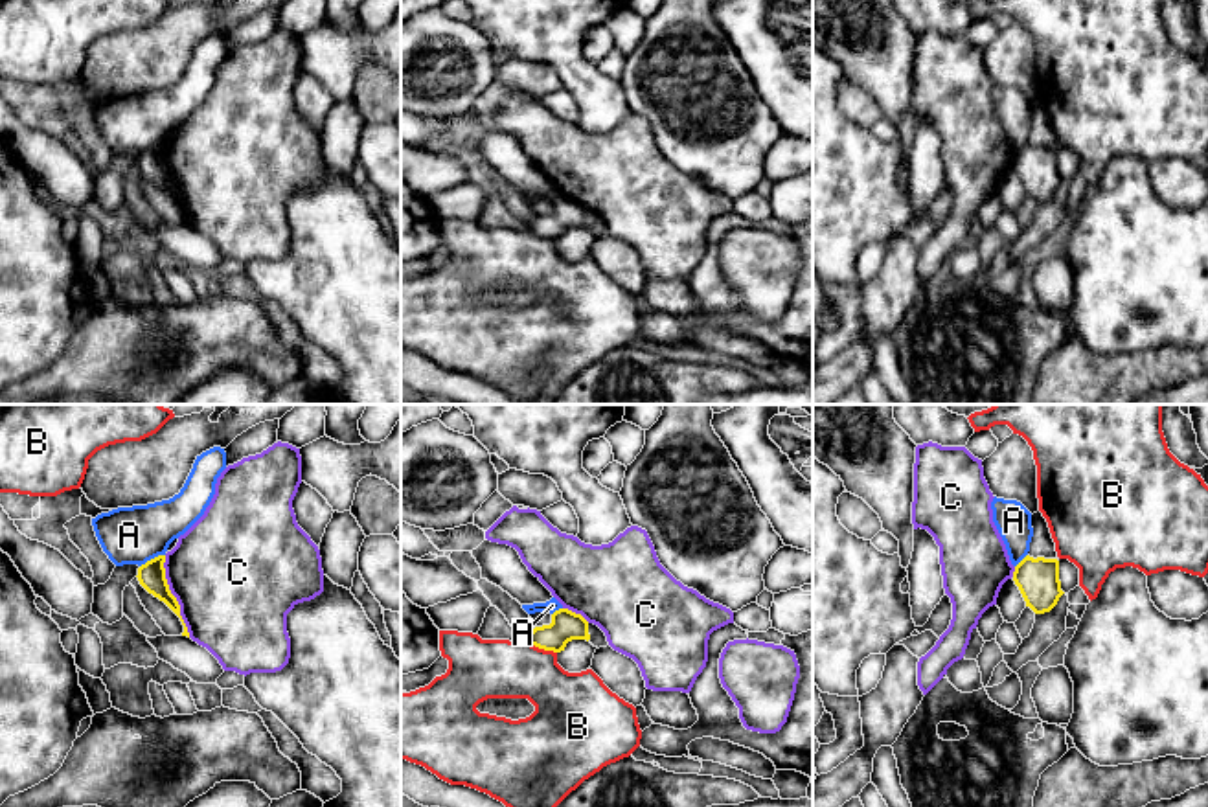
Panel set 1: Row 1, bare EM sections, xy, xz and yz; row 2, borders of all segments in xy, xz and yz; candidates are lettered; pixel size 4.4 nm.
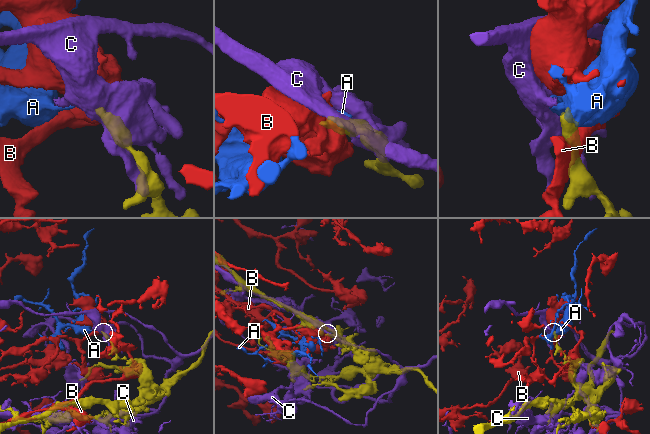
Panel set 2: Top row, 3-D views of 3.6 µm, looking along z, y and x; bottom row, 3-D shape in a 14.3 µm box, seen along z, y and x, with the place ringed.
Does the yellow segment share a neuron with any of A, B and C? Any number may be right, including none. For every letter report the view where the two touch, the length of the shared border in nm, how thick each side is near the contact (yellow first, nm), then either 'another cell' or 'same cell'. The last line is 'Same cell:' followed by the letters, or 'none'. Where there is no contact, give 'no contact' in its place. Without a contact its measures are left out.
A: contact in xy; length 130 nm; calibres 120 and 260 nm; another cell
B: contact in xz; length 130 nm; calibres 140 and 260 nm; another cell
C: contact in xy; length 380 nm; calibres 120 and 480 nm; another cell
Same cell: none

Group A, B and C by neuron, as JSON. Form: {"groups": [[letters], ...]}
{"groups": [["A"], ["B"], ["C"]]}

